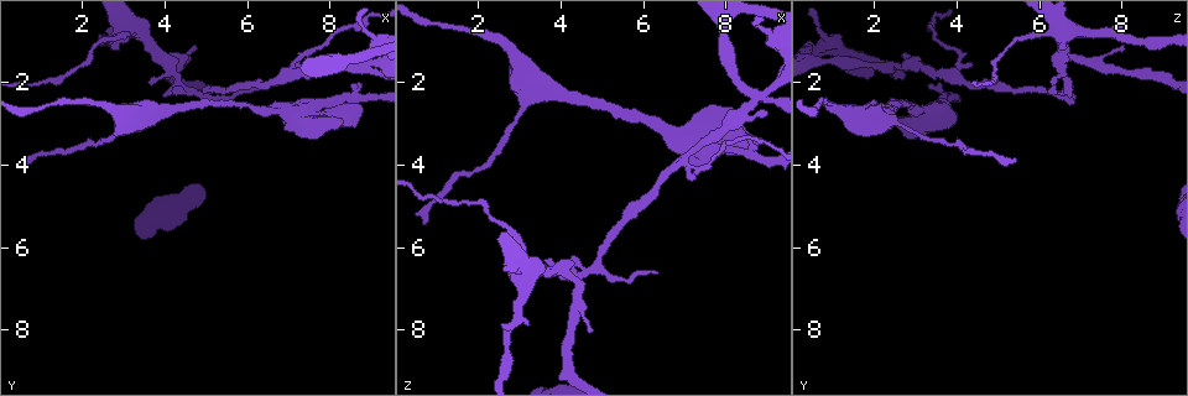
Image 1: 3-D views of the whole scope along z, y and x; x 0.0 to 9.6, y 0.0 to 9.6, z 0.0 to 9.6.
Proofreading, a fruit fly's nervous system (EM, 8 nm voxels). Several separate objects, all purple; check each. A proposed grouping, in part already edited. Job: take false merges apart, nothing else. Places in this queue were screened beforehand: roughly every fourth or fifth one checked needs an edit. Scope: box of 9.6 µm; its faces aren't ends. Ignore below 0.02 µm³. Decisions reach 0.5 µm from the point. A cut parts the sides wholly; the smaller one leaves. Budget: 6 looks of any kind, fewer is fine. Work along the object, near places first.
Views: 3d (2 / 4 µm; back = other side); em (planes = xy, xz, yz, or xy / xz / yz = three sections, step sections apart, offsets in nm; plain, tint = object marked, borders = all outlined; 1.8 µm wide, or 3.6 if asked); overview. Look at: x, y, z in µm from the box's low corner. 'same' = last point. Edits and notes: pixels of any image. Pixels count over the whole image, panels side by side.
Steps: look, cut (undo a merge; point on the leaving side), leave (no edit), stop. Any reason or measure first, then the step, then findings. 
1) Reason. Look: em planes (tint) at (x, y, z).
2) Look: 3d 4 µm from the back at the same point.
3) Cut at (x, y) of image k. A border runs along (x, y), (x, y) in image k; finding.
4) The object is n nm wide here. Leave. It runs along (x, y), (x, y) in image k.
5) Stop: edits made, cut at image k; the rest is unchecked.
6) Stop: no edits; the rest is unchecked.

Abrupt turn. Look: em planes (tint) at (3.45, 0.95, 6.60).

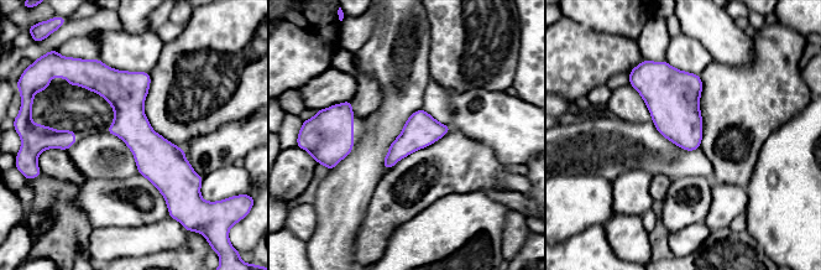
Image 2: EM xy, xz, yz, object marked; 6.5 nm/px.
Leave. It runs along (104, 68), (172, 175), (172, 198) in image 2; all the same cell.

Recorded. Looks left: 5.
A narrow waist. Look: 3d 4 µm at (4.95, 2.20, 6.35).

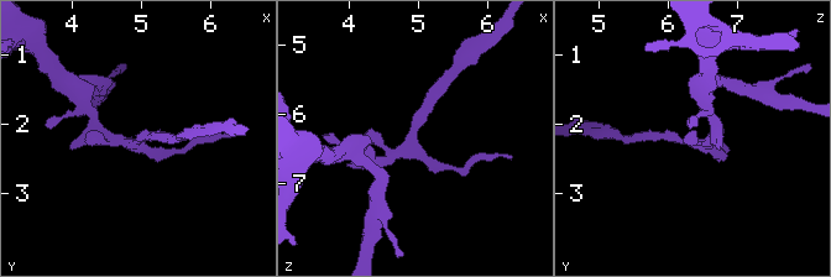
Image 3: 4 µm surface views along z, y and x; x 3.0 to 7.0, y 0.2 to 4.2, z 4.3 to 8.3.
Look: em yz step 4 (tint) at (4.95, 2.25, 6.35).

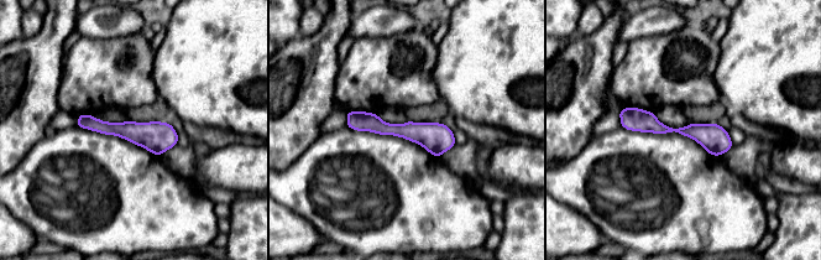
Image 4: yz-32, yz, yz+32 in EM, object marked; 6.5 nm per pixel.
The object is 160 nm wide here. Leave. It runs along (622, 113), (728, 144) in image 4; all the same cell.

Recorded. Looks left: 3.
Look: em planes (tint) at (7.00, 1.95, 3.80).

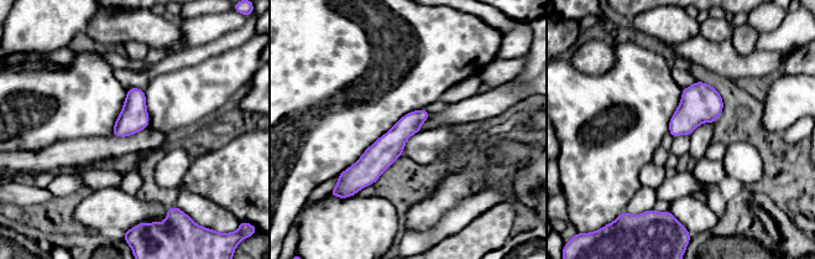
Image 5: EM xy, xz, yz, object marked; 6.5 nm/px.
Leave. It runs along (424, 114), (351, 176) in image 5; one cell here.

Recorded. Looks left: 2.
Stop: no edits; the rest is unchecked.

